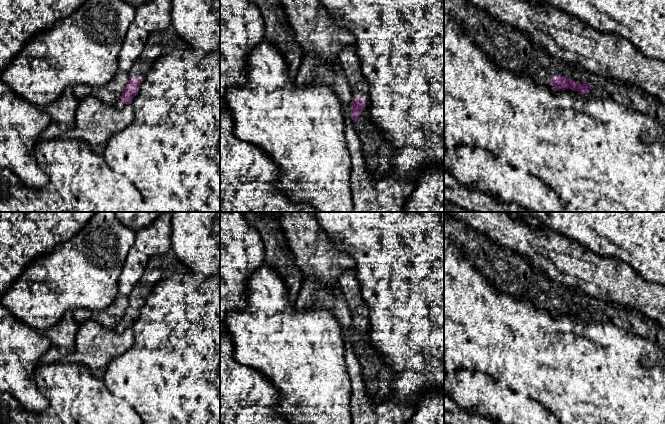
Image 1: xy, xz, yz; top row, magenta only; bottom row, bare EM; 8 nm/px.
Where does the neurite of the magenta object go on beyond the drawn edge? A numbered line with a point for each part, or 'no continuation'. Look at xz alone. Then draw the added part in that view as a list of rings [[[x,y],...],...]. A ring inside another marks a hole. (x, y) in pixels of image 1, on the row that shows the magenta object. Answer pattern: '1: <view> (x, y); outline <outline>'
1: xz (347, 58); outline [[[351,46],[340,51],[338,58],[344,75],[349,80],[349,85],[352,91],[352,101],[356,98],[366,101],[366,105],[362,110],[360,117],[355,122],[355,126],[363,129],[369,123],[369,85],[366,78],[361,74],[360,61],[356,53],[356,46]]]

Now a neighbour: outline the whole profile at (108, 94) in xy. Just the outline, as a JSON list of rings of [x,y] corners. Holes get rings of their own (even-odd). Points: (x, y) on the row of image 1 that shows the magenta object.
[[[118,72],[115,78],[104,86],[78,84],[72,87],[72,91],[79,100],[93,96],[104,104],[114,104],[121,97],[127,84],[128,73]]]

